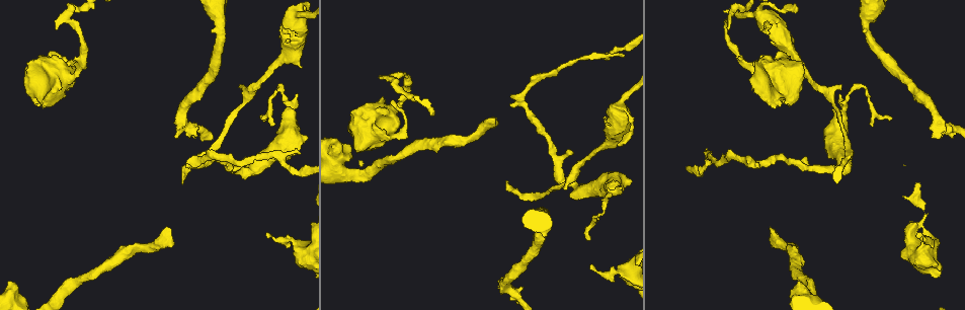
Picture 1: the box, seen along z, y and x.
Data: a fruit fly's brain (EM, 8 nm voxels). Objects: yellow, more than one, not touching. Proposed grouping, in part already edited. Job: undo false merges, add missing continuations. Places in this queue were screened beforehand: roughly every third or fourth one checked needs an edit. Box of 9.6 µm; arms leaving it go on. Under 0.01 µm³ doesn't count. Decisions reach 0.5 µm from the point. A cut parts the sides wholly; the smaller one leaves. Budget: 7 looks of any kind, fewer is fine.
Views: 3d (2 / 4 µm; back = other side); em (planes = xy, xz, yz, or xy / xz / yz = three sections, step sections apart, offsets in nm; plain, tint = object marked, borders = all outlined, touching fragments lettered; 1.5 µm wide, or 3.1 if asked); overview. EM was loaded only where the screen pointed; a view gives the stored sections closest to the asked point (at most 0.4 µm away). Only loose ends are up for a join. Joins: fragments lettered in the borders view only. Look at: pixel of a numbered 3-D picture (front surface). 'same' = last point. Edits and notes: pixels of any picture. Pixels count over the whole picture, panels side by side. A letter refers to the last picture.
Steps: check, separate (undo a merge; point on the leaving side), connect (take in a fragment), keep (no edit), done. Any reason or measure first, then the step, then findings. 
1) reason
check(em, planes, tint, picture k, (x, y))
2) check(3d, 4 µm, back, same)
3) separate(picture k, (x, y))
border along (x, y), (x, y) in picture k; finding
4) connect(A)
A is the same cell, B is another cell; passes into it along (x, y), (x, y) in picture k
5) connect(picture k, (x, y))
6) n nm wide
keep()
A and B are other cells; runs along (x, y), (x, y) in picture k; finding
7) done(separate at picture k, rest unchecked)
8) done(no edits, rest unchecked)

end of a long branch
check(3d, 4 µm, picture 1, (261, 118))

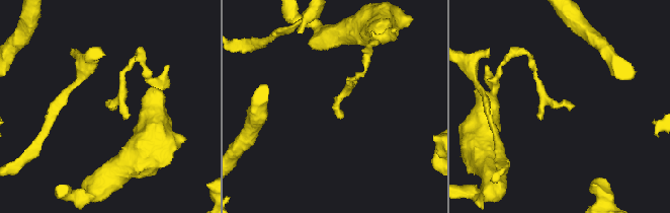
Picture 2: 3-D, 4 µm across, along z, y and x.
check(em, yz, step 4, tint, picture 2, (574, 106))

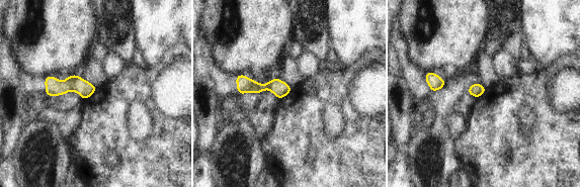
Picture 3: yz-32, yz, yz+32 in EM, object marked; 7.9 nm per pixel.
another direction
check(em, planes, borders, same)

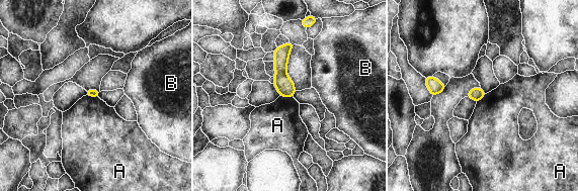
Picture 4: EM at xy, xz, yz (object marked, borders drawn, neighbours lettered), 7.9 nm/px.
keep()
A and B are other cells; none of them fits

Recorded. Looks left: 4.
free end
check(em, planes, borders, picture 1, (383, 76))

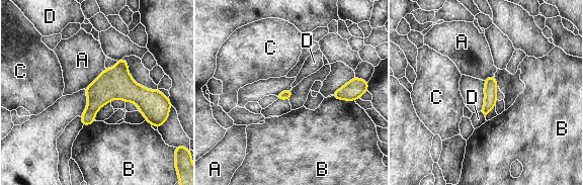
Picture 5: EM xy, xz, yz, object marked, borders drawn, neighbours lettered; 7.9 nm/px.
80 nm wide
keep()
A, B, C and D are other cells; border along (105, 68), (84, 89) in picture 5; no lettered fragment goes on from it

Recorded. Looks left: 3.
calibre changes
check(em, xy, step 4, borders, picture 1, (585, 190))

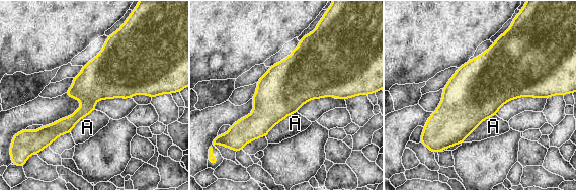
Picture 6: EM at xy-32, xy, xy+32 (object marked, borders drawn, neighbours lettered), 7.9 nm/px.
cut it another way
check(em, planes, borders, same)

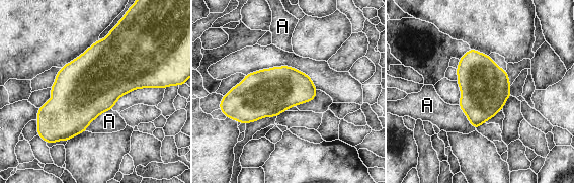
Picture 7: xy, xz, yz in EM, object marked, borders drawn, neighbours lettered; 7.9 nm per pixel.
380 nm wide
keep()
A is another cell; border along (111, 108), (100, 113), (85, 130) in picture 7; one neuron here

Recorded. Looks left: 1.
done(no edits, rest unchecked)

